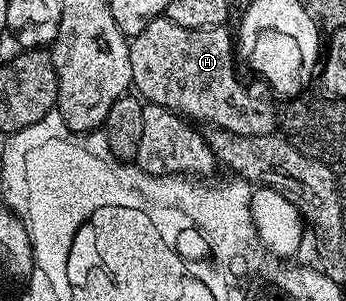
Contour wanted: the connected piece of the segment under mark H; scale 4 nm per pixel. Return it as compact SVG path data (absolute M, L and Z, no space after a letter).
M166 16L150 20L128 44L135 93L145 103L165 106L173 114L196 124L209 122L209 127L242 136L273 133L278 126L273 103L267 97L251 94L236 79L238 58L234 53L233 31L231 34L228 29L227 25L201 30L182 28L182 24L174 24Z

